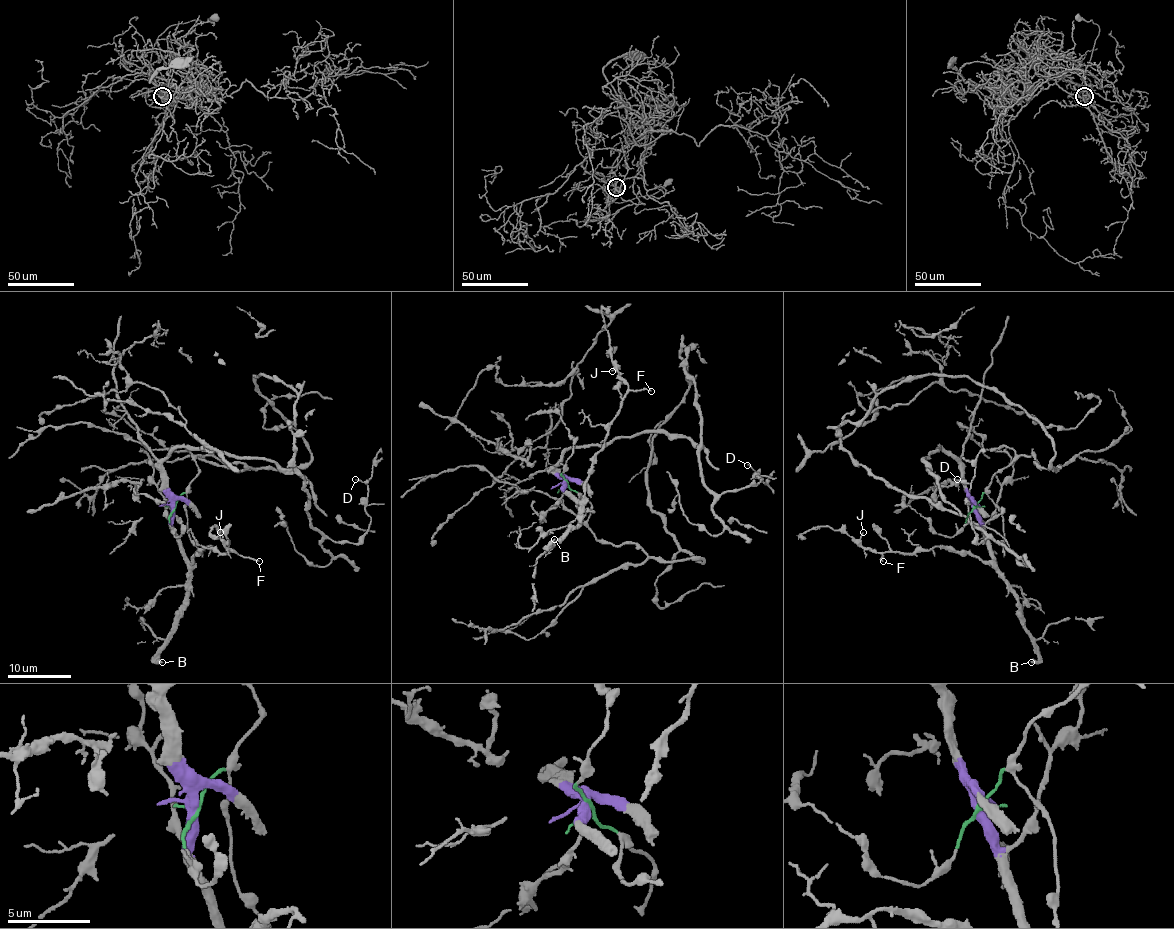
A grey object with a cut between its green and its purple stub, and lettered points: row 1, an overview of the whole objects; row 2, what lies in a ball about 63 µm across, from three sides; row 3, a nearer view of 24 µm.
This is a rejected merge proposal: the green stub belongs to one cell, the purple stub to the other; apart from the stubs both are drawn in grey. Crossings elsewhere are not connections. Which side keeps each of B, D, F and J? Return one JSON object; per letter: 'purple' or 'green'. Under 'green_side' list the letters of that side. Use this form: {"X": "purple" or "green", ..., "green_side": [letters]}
{"B": "purple", "D": "green", "F": "purple", "J": "purple", "green_side": ["D"]}

